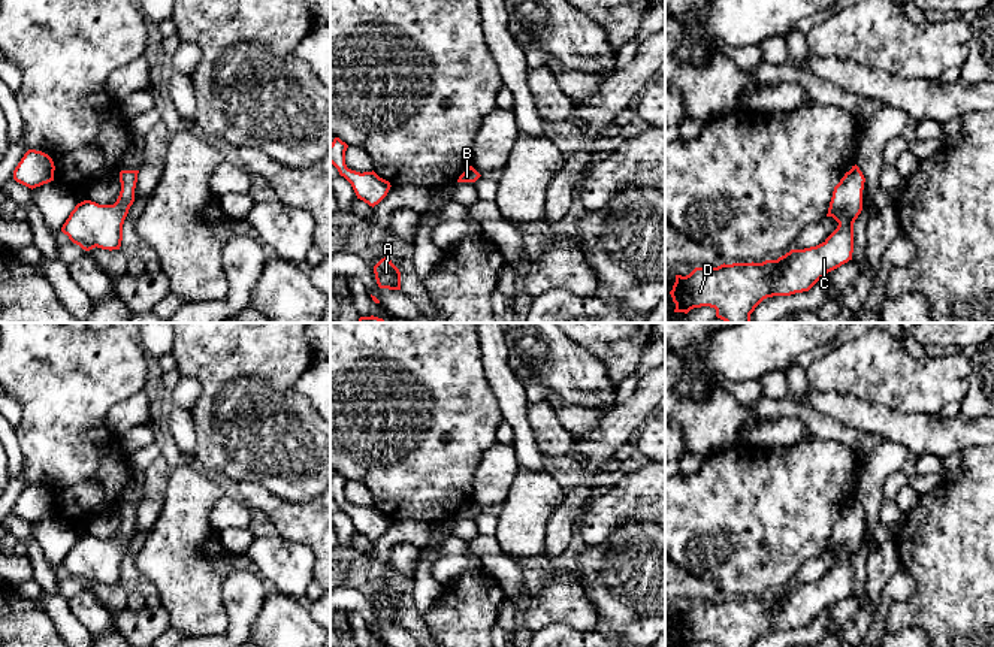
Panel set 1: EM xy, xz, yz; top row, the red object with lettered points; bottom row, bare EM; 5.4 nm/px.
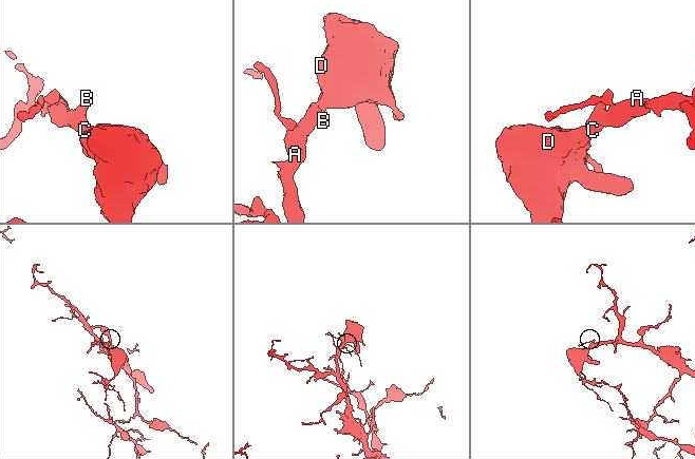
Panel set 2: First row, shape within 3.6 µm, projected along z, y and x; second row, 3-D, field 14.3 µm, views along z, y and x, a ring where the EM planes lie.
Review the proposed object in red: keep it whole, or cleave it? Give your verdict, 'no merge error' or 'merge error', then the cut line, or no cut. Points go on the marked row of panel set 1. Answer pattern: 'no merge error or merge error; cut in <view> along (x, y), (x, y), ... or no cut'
no merge error; no cut

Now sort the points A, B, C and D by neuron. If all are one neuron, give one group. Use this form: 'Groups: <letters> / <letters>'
Groups: A B C D

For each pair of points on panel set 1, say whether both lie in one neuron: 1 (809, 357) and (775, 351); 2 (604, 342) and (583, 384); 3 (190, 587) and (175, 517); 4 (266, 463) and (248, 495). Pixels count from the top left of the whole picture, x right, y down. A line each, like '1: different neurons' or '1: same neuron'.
1: different neurons
2: different neurons
3: same neuron
4: different neurons

